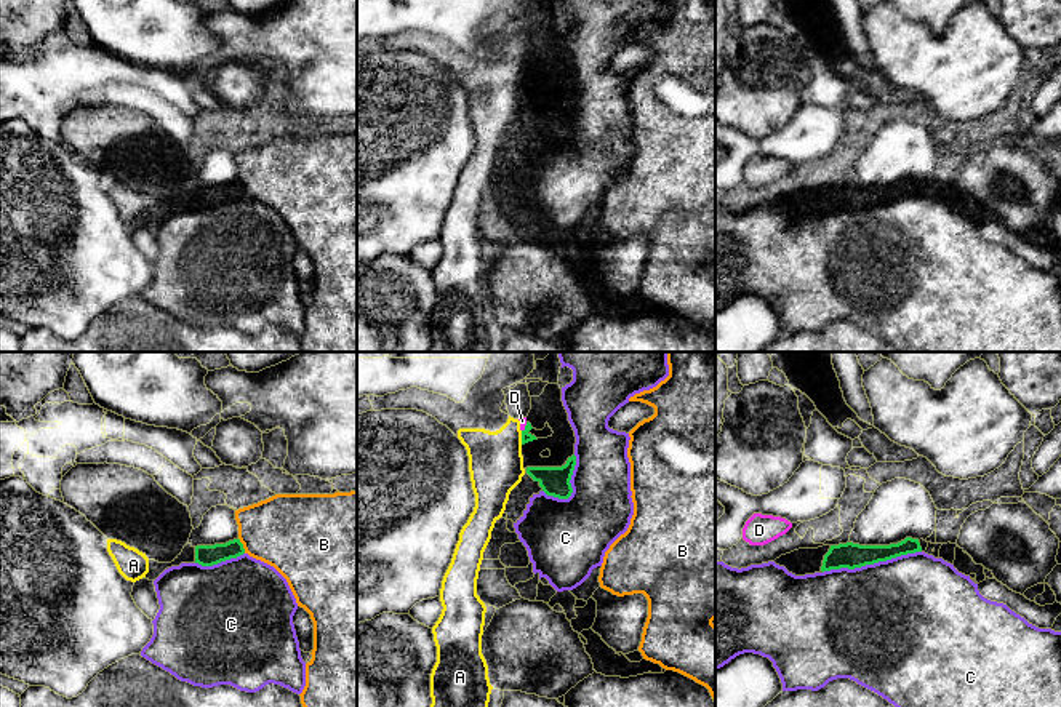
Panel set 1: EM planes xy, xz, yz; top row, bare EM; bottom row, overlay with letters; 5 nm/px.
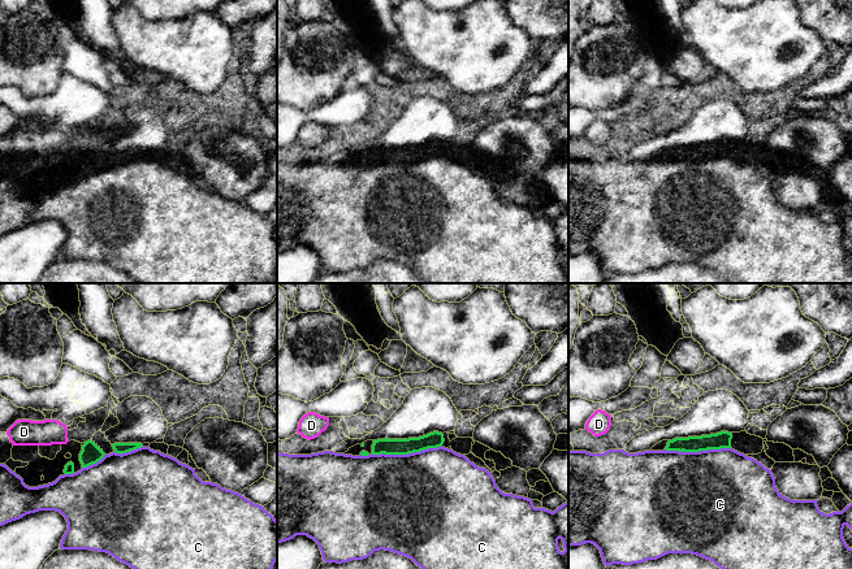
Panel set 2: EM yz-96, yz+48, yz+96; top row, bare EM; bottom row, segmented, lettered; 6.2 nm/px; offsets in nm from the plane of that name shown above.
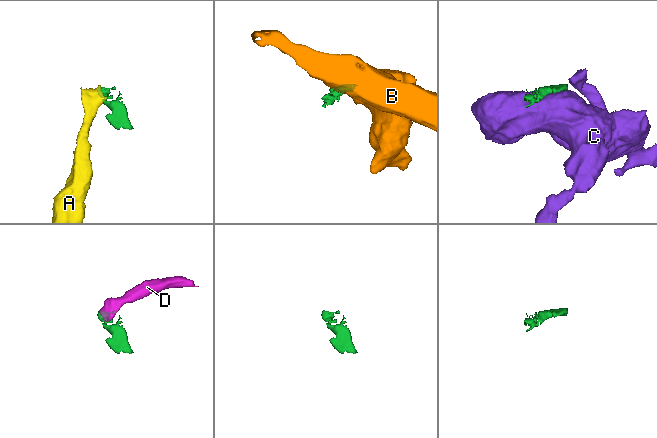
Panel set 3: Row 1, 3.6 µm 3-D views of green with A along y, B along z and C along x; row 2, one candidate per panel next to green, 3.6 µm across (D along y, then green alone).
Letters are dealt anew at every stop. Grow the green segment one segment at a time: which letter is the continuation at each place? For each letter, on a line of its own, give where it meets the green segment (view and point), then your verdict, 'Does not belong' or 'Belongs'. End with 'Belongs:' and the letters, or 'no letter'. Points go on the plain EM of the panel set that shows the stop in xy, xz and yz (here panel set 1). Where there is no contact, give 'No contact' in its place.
A: Touches green at xz (522, 79). Does not belong
B: Touches green at xy (242, 187). Does not belong
C: Touches green at yz (871, 205). Does not belong
D: Touches green at xz (525, 69). Does not belong
Belongs: no letter

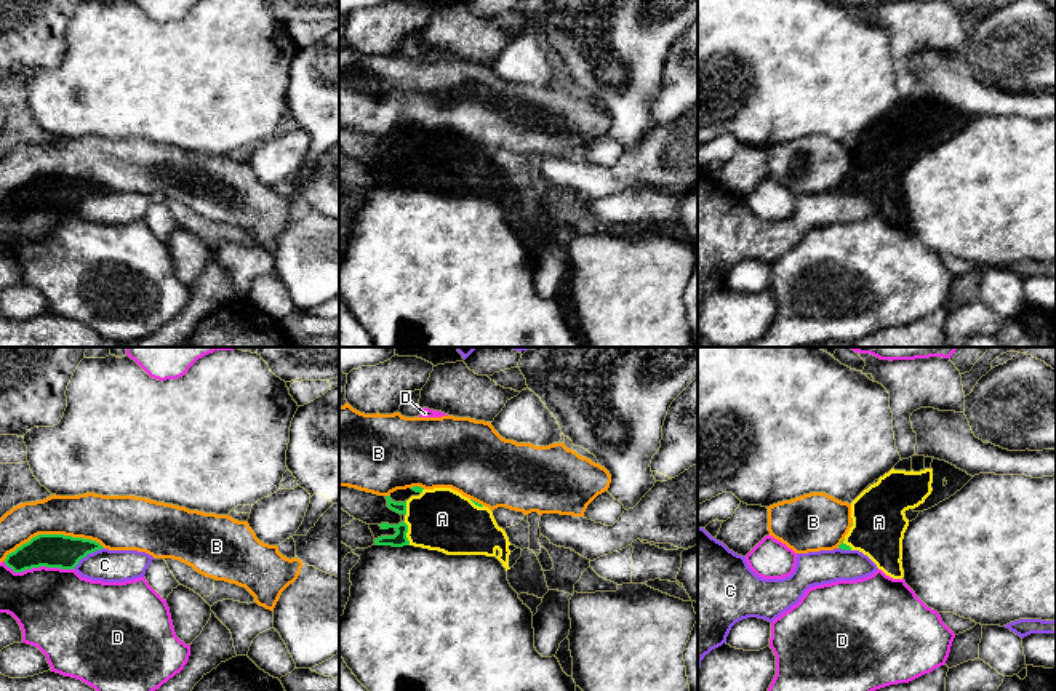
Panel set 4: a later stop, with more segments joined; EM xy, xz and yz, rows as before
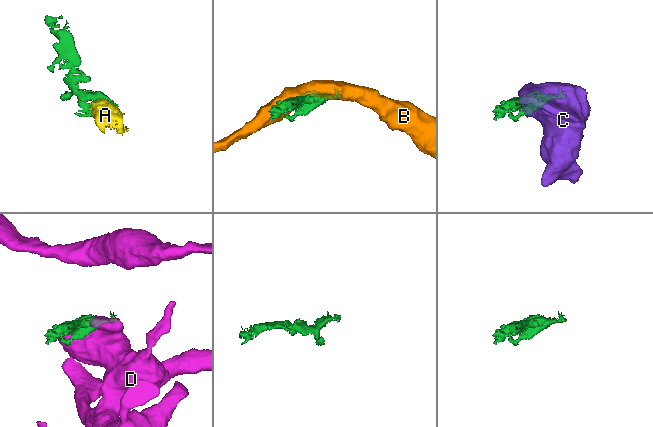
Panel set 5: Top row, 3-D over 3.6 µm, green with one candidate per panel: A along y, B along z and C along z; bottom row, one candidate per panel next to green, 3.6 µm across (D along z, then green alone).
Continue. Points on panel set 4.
A: Touches green at xz (407, 173). Belongs
B: Touches green at xy (53, 176). Does not belong
C: Touches green at xy (87, 195). Does not belong
D: Touches green at xy (39, 208). Does not belong
Belongs: A

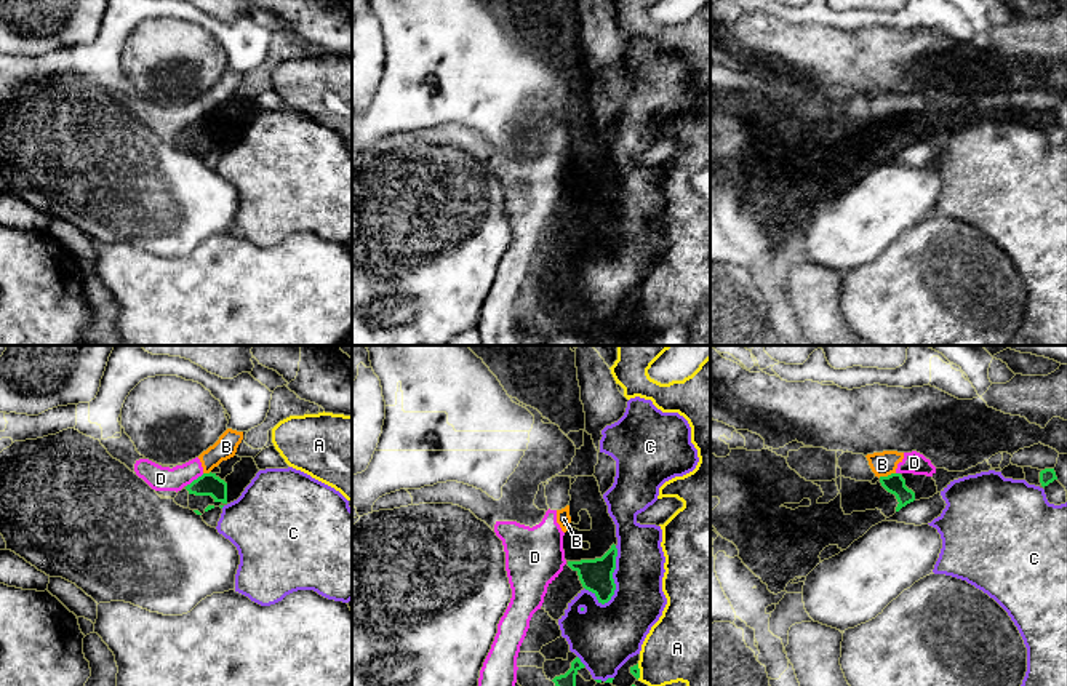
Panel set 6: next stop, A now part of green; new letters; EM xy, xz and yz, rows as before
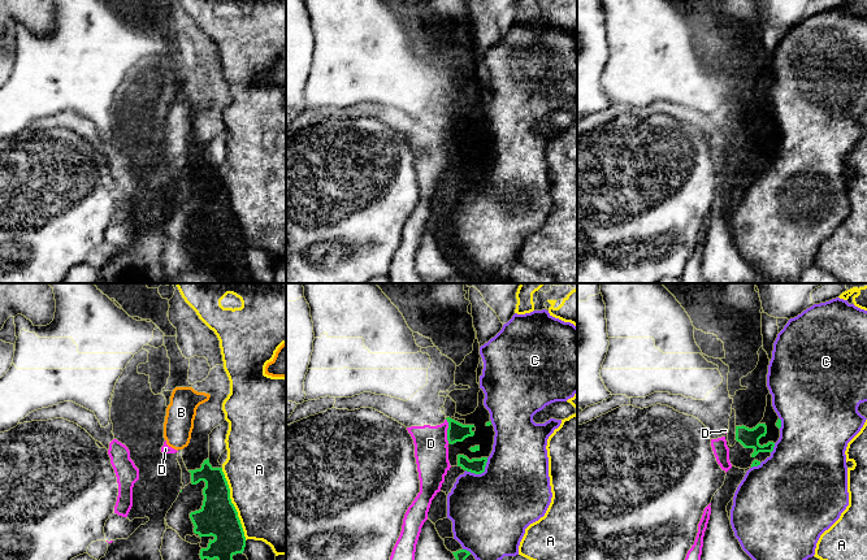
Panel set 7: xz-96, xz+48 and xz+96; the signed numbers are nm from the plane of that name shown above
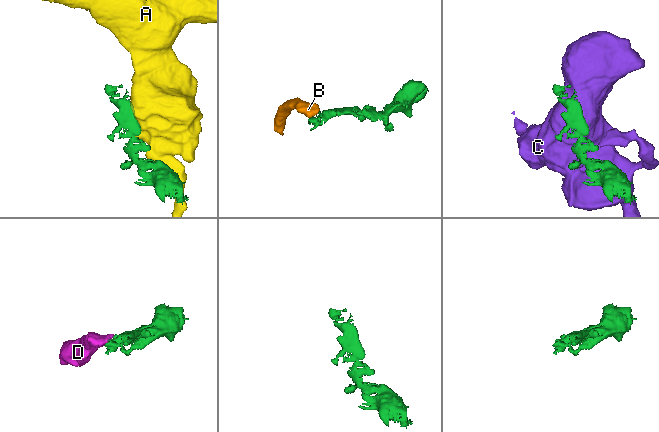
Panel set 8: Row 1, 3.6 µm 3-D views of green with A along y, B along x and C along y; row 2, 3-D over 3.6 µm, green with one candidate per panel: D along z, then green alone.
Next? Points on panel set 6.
A: Touches green at xz (639, 314). Does not belong
B: Touches green at yz (888, 117). Does not belong
C: Touches green at xz (611, 218). Does not belong
D: Touches green at xy (194, 122). Does not belong
Belongs: no letter

